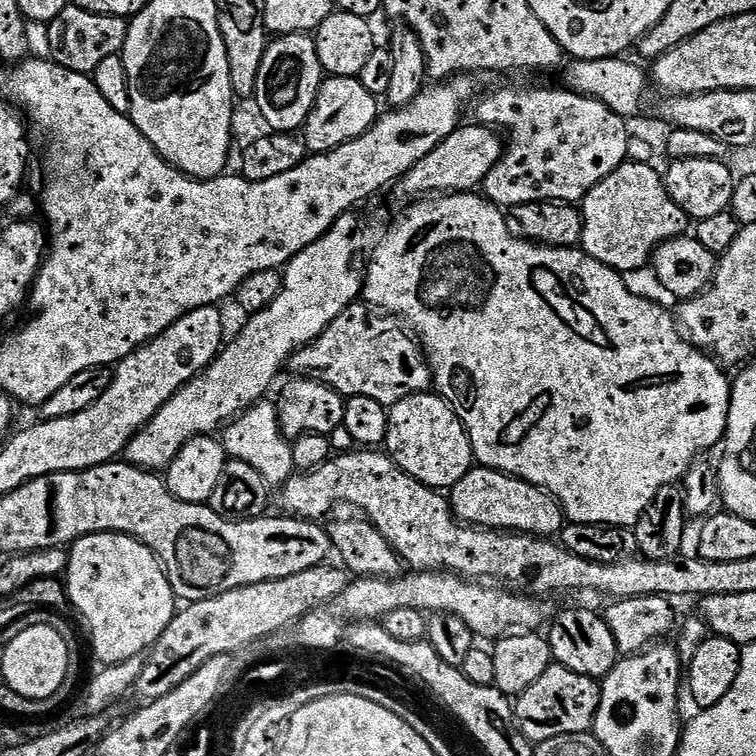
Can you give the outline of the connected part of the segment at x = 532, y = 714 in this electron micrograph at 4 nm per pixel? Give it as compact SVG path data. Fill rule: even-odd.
M553 662L526 691L515 697L516 721L527 740L539 742L558 738L558 734L587 732L595 725L600 705L600 684L593 677L574 674L566 666Z

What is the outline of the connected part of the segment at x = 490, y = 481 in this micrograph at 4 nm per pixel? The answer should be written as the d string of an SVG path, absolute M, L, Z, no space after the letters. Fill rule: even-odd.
M474 466L450 490L452 512L462 524L495 528L498 532L523 532L525 536L556 538L566 523L564 510L556 497L530 482L495 472L493 468Z

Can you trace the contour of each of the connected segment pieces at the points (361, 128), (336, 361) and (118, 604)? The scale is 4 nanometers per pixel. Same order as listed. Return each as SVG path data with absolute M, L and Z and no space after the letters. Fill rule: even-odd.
M328 76L321 83L318 98L302 129L304 147L309 153L335 152L338 146L366 134L378 119L378 98L354 76Z
M364 302L342 310L319 338L298 349L291 358L290 368L297 377L320 380L345 398L372 398L385 406L429 391L432 380L432 369L419 339L405 331L397 317Z
M99 532L77 540L68 552L66 583L68 603L73 609L77 608L92 627L92 652L104 666L126 662L126 658L147 653L178 611L178 597L164 572L164 565L141 540L135 540L133 536Z

